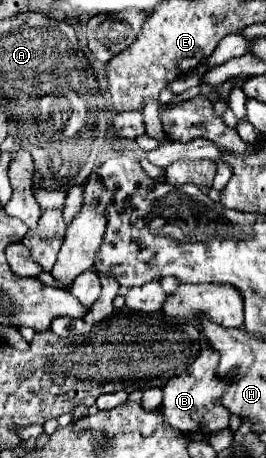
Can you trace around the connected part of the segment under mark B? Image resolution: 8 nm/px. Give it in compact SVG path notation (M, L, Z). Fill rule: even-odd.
M203 343L197 359L193 365L177 377L171 377L163 387L163 413L171 427L179 431L203 431L213 433L217 429L229 427L231 413L223 407L221 397L225 395L229 383L227 379L217 375L219 367L219 353Z

